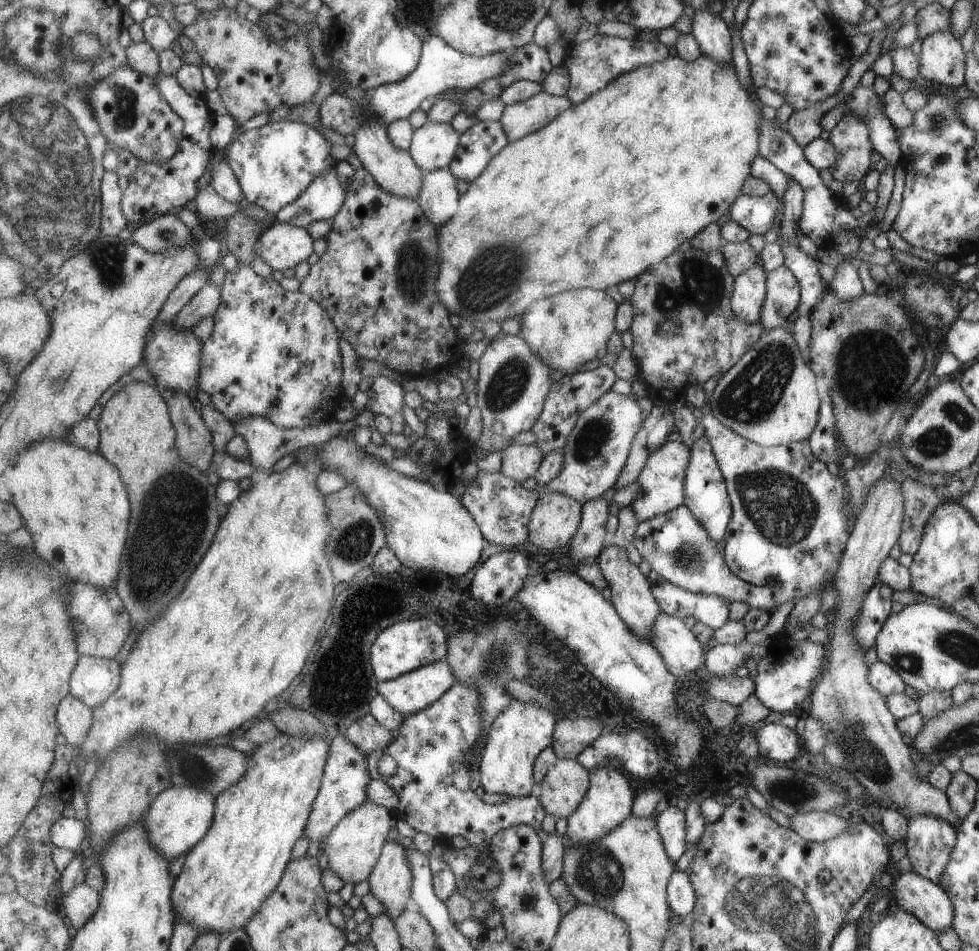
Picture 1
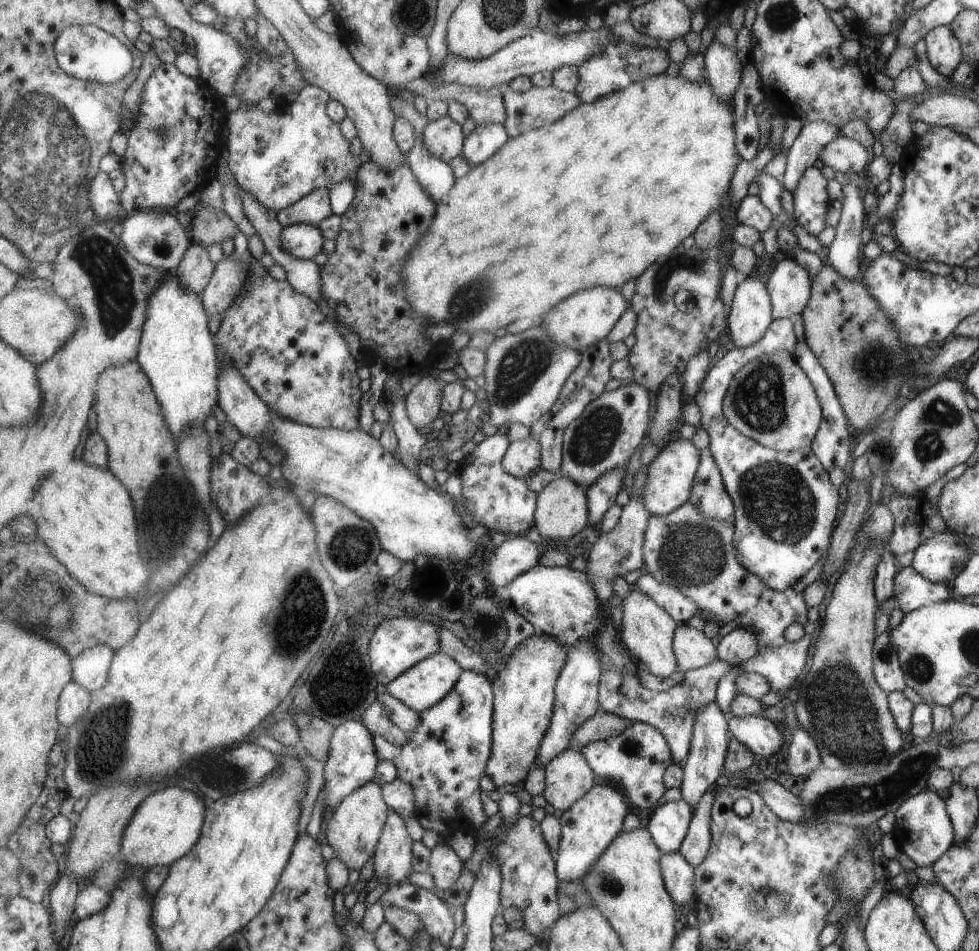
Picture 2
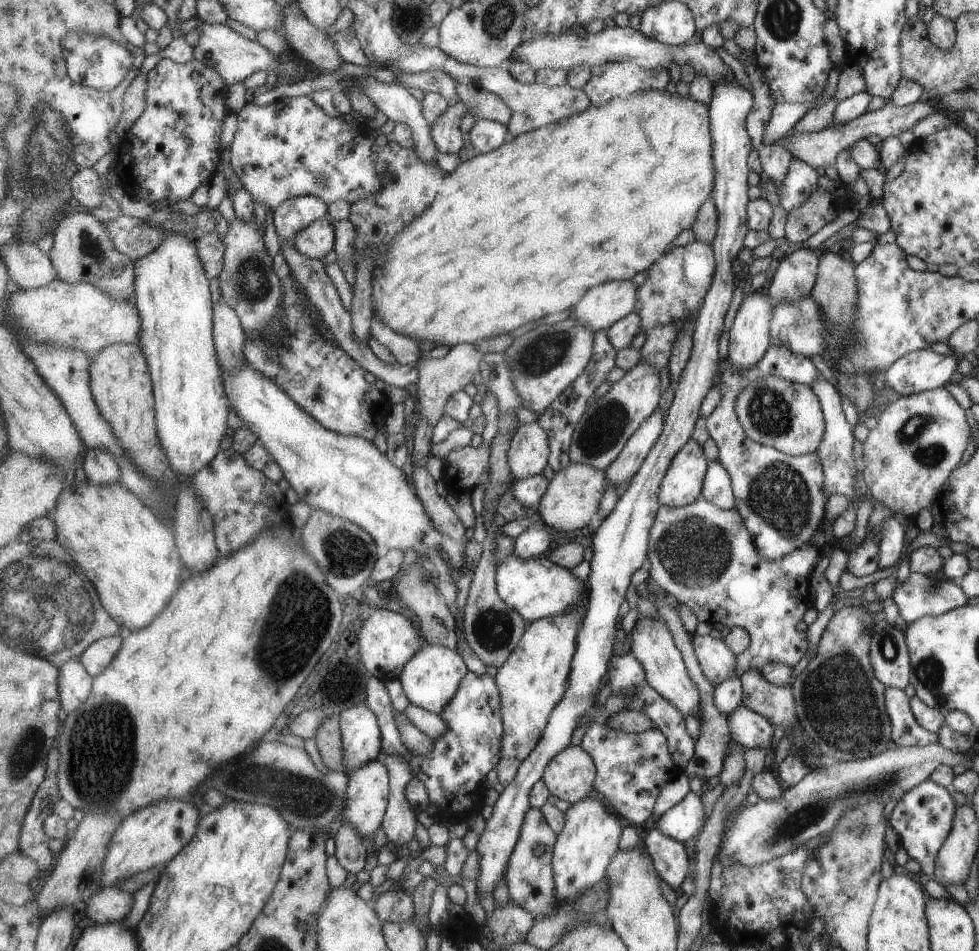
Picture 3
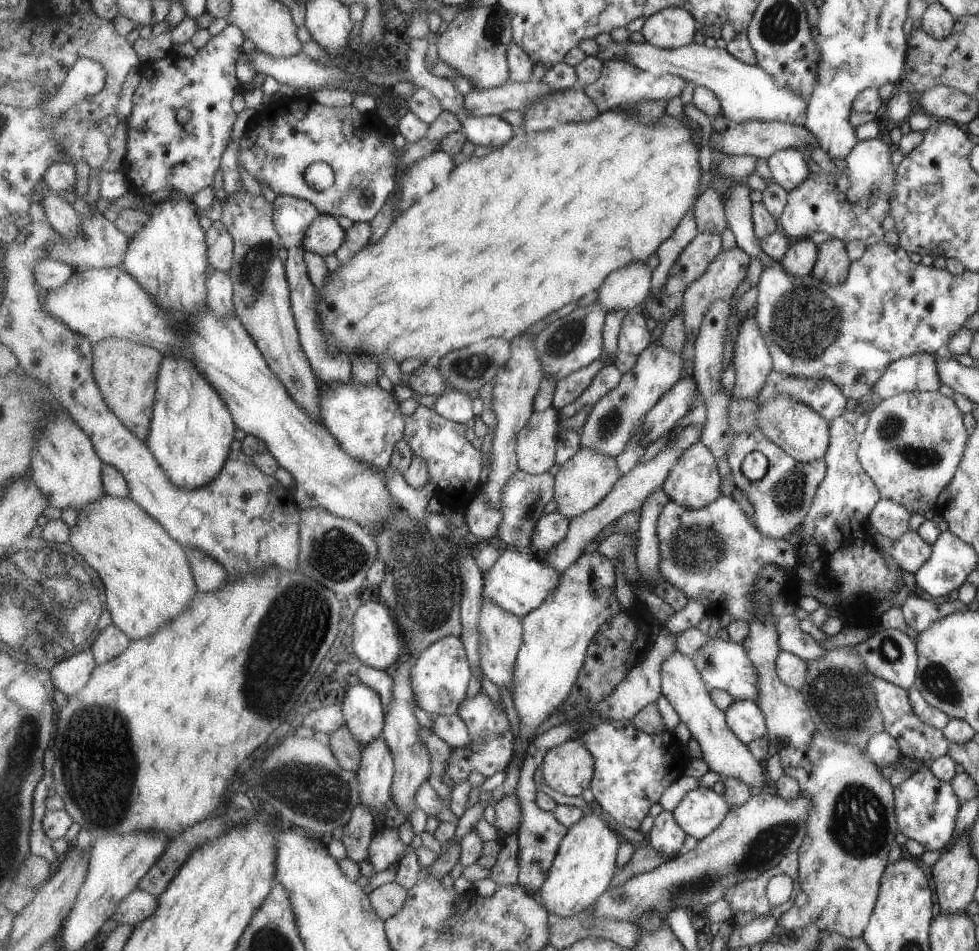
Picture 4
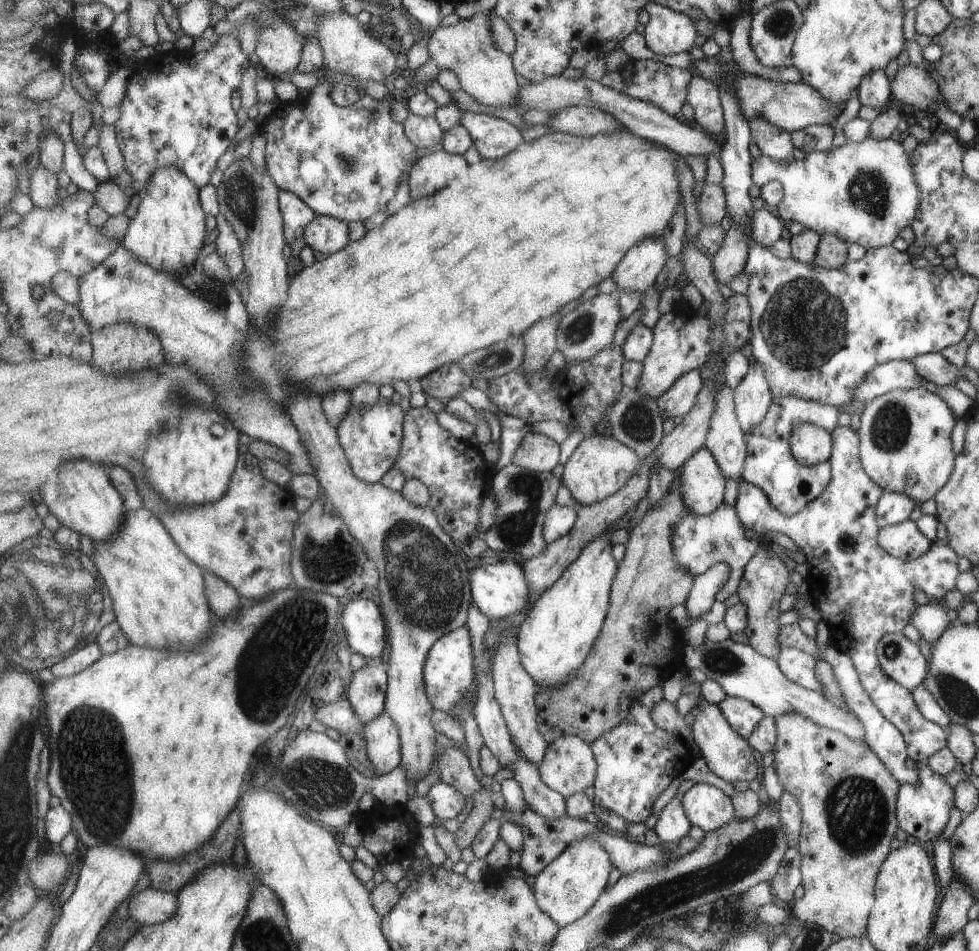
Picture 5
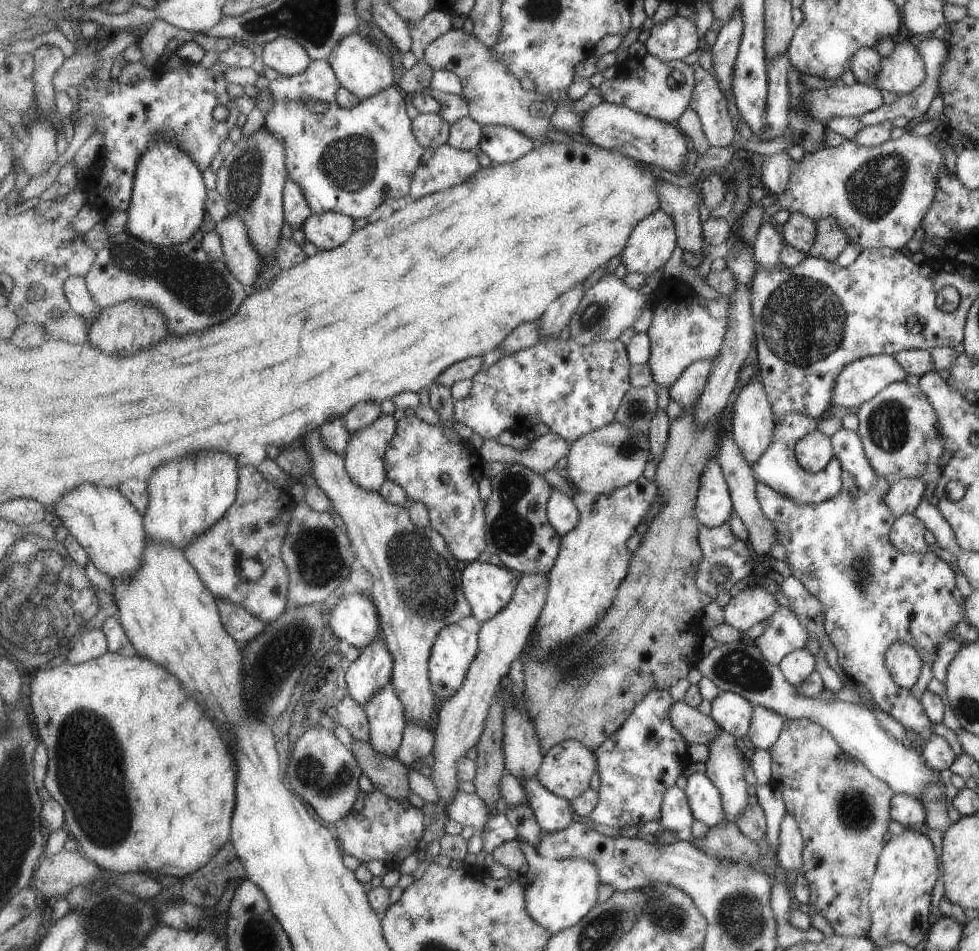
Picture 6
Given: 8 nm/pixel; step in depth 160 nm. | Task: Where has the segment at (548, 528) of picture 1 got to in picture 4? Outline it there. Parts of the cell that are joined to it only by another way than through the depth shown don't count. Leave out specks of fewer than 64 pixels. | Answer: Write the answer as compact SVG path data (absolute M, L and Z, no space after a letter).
M579 449L575 456L564 462L556 475L554 500L558 502L558 510L570 519L586 513L595 508L614 489L616 482L619 482L621 477L622 472L618 465L618 458L614 459L591 449Z

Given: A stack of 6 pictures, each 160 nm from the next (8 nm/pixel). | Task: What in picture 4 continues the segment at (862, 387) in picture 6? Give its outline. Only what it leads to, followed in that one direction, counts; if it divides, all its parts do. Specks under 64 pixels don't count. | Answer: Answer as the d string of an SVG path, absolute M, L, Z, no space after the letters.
M913 353L887 365L872 391L886 399L907 391L937 391L940 386L934 354Z

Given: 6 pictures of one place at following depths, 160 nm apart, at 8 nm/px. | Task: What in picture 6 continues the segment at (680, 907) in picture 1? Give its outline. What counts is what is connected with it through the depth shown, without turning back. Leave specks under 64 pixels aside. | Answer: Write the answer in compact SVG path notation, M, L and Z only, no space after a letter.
M676 785L672 786L666 792L662 804L662 814L660 818L661 830L674 832L679 841L691 841L693 840L693 822L695 822L695 817L686 790L681 790L681 788L678 788Z

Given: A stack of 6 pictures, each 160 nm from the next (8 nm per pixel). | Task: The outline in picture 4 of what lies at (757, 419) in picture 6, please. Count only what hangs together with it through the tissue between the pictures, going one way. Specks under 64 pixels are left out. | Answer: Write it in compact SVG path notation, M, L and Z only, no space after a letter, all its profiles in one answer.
M755 316L745 317L739 327L734 355L736 385L733 398L755 399L773 370L770 346Z

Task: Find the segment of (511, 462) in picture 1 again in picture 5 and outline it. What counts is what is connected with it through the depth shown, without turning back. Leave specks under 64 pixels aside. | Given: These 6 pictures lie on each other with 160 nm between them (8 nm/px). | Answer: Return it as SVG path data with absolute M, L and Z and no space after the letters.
M531 432L517 448L513 463L535 473L549 473L559 464L561 446L545 434Z

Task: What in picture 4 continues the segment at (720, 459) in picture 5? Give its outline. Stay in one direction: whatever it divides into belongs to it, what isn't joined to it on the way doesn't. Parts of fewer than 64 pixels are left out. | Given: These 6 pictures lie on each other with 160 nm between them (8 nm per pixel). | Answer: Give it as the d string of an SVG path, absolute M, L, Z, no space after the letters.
M719 299L710 311L706 314L705 322L700 330L697 340L695 340L695 363L693 377L698 384L698 390L702 401L707 408L707 420L701 437L703 444L706 444L714 455L720 460L728 458L728 450L733 442L733 431L729 422L729 405L731 398L722 388L723 378L723 352L725 352L725 336L727 336L727 322L731 316L731 304L727 299Z

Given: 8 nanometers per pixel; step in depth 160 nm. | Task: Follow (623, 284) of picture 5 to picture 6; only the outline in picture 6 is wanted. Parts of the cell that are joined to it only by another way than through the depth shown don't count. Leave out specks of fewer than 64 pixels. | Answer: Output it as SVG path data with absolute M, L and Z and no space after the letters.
M659 209L635 227L621 261L628 273L652 275L669 262L677 246L678 230L674 218Z

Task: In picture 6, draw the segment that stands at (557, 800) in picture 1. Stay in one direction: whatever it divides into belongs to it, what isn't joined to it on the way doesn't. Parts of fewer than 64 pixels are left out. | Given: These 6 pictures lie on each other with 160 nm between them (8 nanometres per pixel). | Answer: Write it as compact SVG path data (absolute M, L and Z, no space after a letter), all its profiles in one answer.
M567 739L547 751L537 774L543 784L547 785L547 788L572 802L573 799L589 790L595 770L598 770L598 758L594 751L585 746L584 742L577 739Z

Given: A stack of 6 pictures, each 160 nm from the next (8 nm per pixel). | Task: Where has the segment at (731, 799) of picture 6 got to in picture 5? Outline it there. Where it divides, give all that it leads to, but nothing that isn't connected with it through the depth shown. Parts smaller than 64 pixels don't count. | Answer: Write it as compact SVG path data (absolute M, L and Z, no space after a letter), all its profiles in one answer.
M704 697L701 702L693 708L695 719L693 725L693 735L701 757L705 760L708 768L717 777L722 778L731 785L735 782L751 782L759 778L759 764L755 758L755 752L751 744L739 735L735 728L727 722L722 708L717 704L711 704Z

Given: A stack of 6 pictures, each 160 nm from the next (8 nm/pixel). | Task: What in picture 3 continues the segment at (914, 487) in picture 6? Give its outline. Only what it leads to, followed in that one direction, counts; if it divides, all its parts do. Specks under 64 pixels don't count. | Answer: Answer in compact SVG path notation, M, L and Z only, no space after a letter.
M890 512L882 524L880 543L878 544L878 568L887 568L895 563L903 548L904 528L895 514Z

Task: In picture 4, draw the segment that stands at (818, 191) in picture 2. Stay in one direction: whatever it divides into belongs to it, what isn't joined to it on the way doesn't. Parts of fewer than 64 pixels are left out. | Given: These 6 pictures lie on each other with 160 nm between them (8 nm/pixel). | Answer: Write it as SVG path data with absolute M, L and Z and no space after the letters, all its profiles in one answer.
M788 148L775 151L767 163L774 182L789 192L808 177L806 161L801 151Z

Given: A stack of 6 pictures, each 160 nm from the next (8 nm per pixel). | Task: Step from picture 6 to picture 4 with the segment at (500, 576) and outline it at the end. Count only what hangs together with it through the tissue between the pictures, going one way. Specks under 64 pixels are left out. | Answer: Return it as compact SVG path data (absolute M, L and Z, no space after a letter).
M506 549L495 564L484 573L484 596L501 608L520 617L538 609L559 586L562 574L543 560L543 556Z

